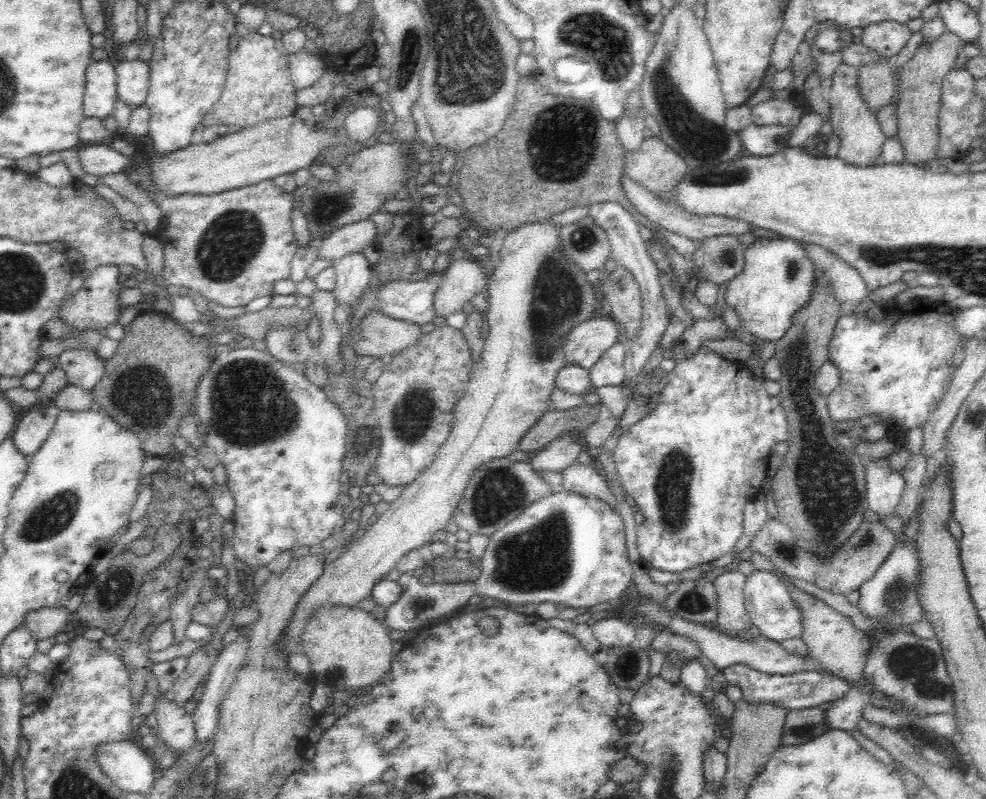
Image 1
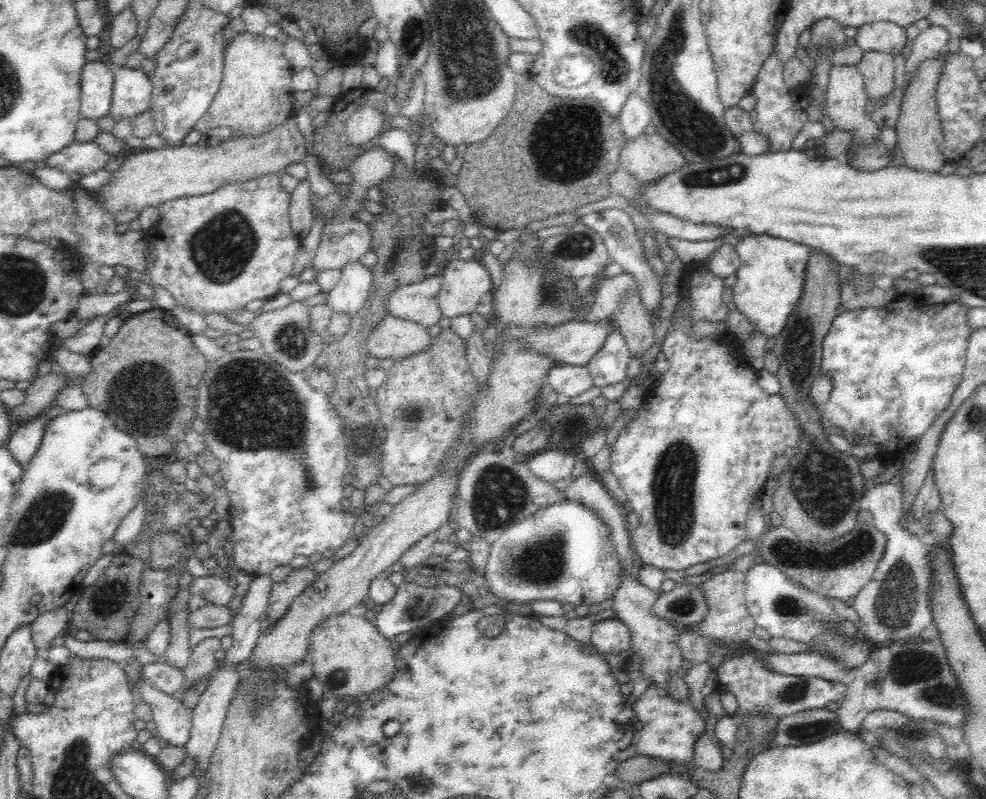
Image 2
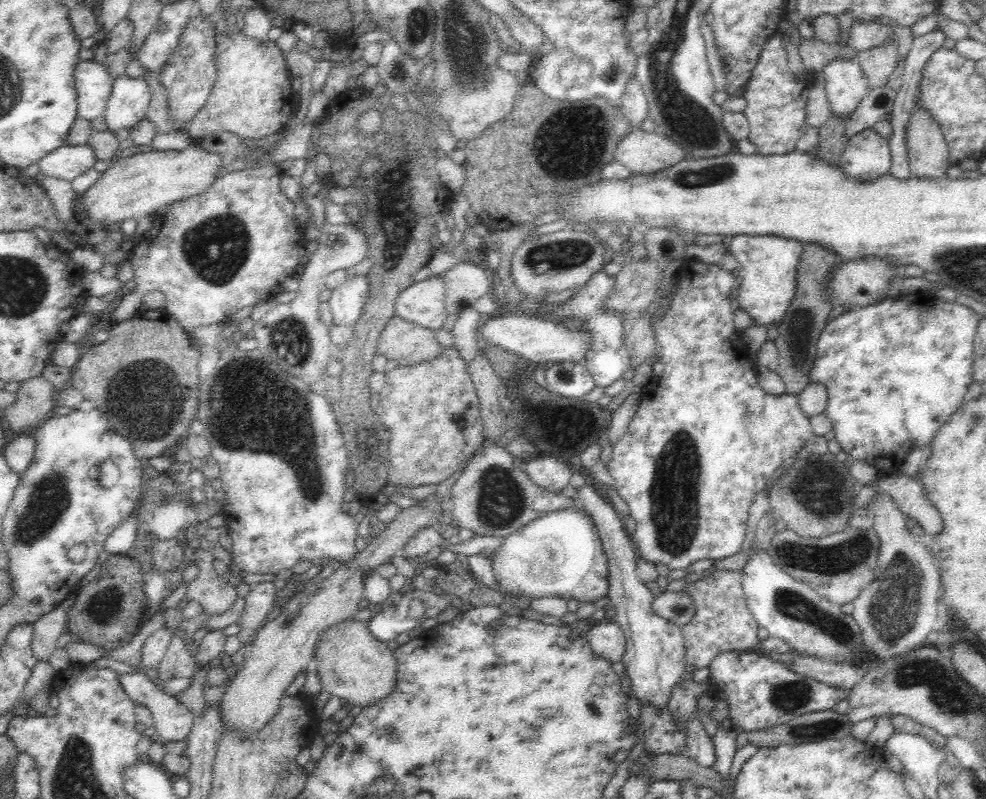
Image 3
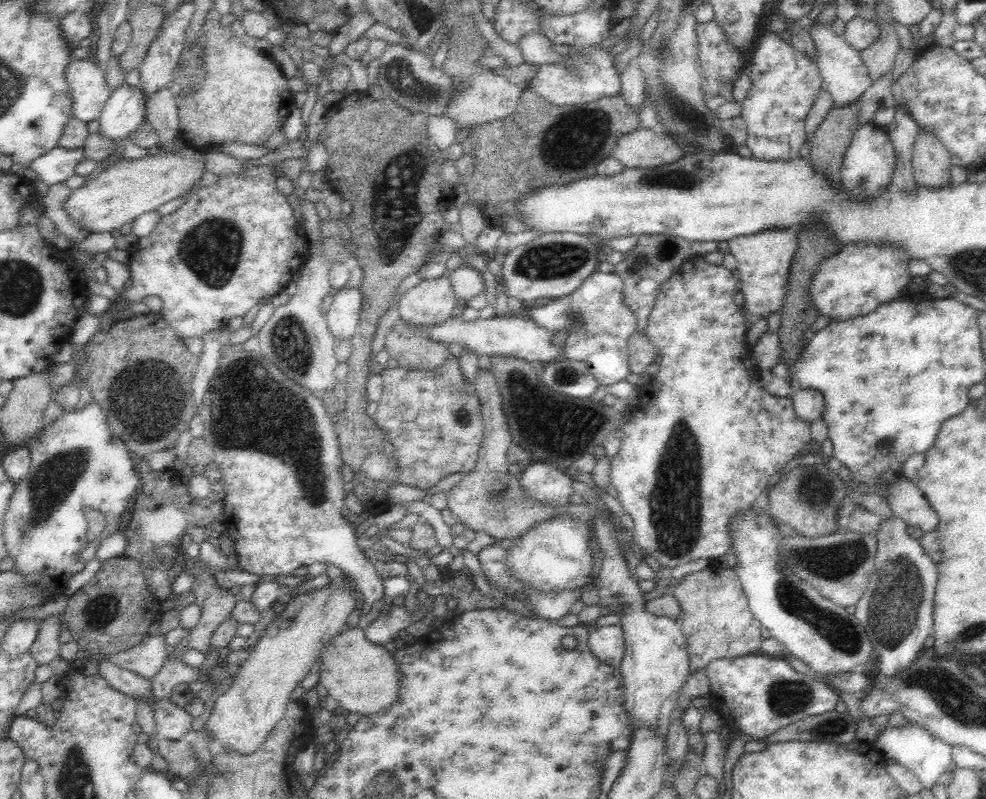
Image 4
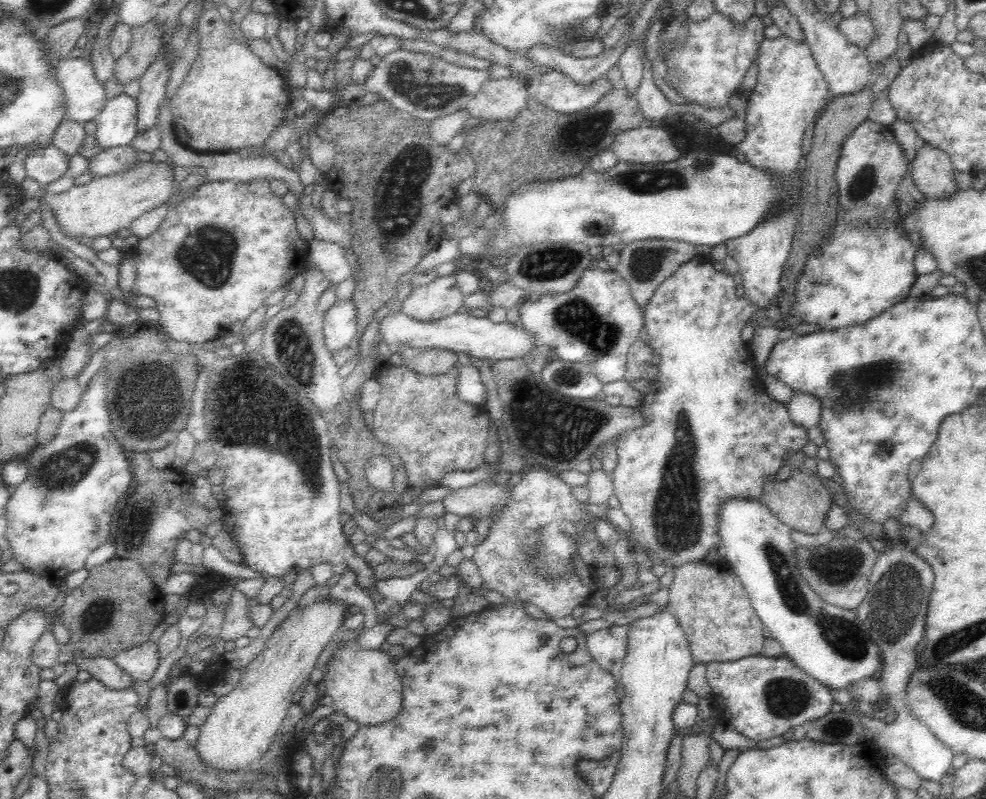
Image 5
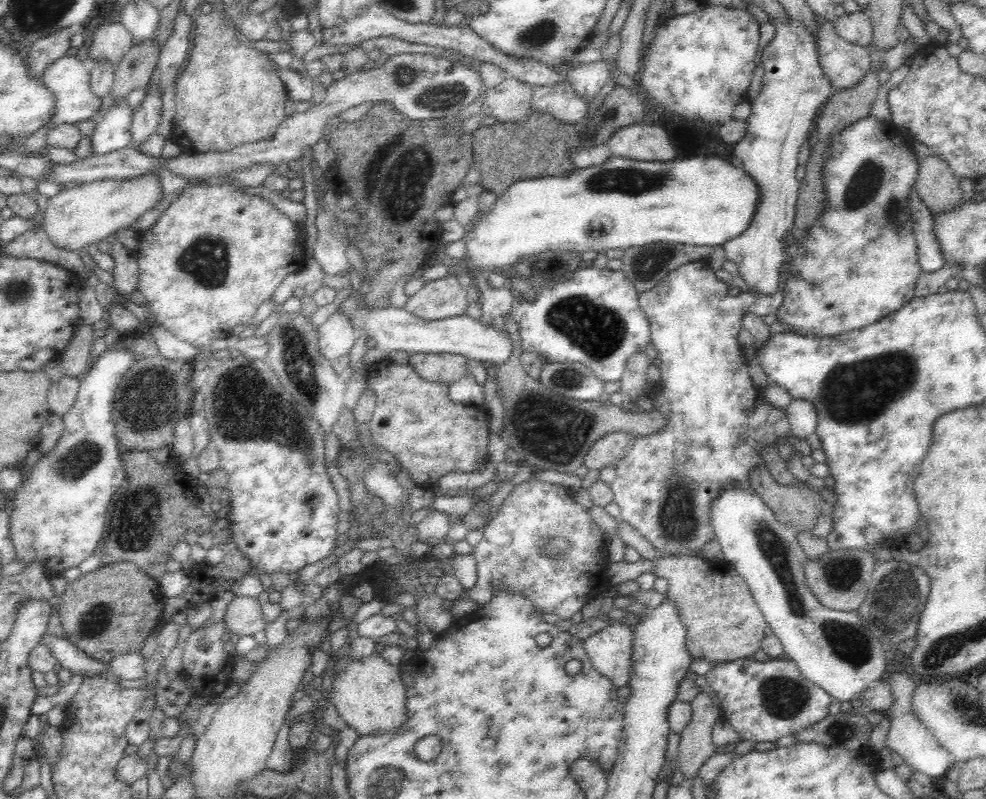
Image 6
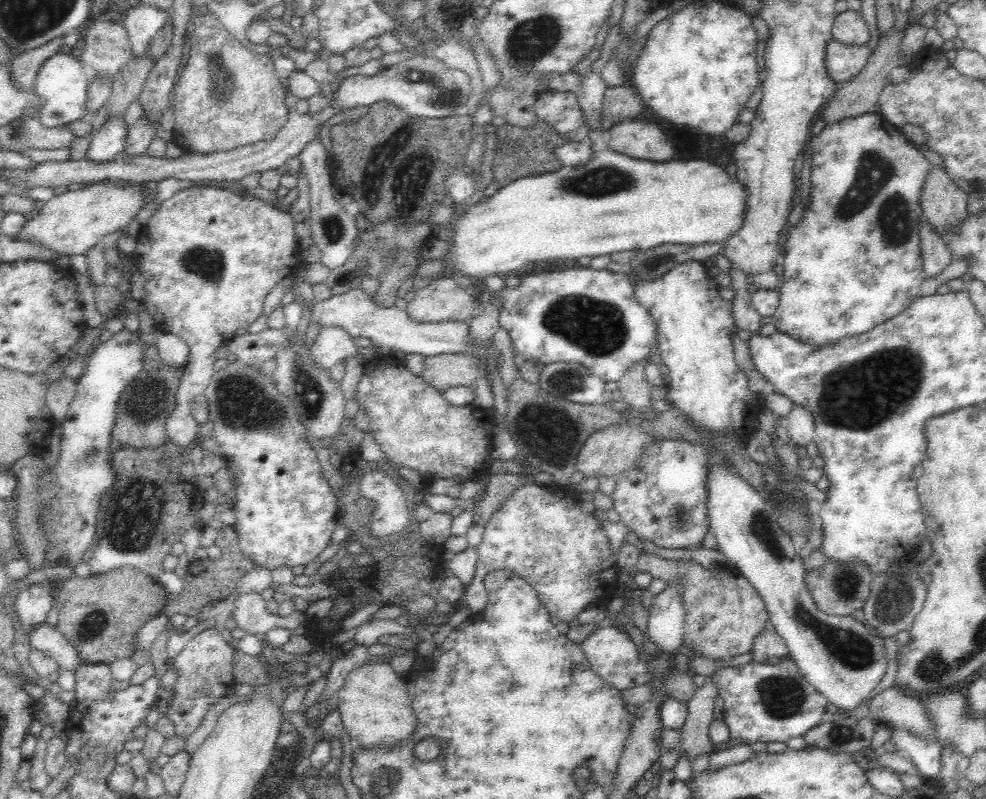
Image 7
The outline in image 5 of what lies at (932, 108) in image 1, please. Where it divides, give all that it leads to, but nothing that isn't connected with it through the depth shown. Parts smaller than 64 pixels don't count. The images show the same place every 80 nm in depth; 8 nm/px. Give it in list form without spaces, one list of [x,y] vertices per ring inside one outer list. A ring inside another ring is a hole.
[[[921,143],[912,164],[912,180],[926,199],[941,201],[959,190],[950,158],[940,148]]]

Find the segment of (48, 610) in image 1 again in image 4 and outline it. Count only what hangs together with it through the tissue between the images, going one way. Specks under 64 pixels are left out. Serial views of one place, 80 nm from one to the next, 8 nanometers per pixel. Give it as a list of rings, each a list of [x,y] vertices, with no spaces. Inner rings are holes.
[[[61,614],[39,621],[38,637],[31,648],[31,655],[39,665],[49,665],[62,651],[59,642],[62,626]]]

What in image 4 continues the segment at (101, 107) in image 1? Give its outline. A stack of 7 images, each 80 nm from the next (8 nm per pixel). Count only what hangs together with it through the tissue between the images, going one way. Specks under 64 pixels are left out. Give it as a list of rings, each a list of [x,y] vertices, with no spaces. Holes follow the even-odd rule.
[[[87,58],[66,64],[64,79],[72,99],[72,117],[87,123],[99,118],[111,95],[104,74],[105,69]]]

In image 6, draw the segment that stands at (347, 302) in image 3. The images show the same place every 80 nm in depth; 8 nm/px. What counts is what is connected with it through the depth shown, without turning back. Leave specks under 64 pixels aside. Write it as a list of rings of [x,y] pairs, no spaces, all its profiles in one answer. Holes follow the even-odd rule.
[[[334,313],[318,329],[318,350],[328,360],[340,360],[352,352],[358,334],[344,313]]]

